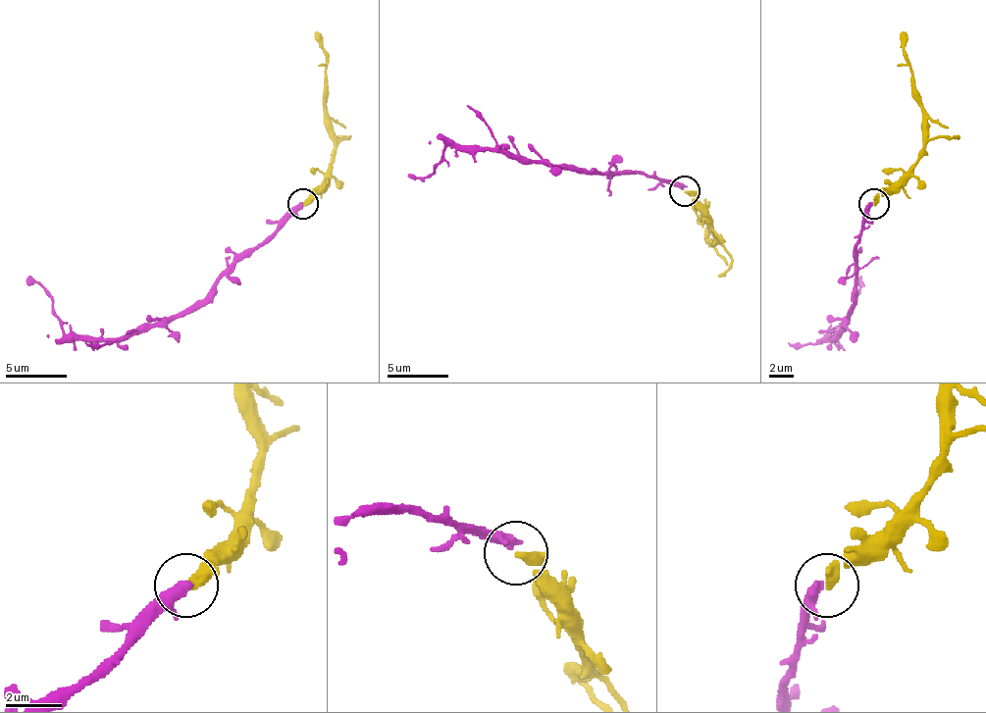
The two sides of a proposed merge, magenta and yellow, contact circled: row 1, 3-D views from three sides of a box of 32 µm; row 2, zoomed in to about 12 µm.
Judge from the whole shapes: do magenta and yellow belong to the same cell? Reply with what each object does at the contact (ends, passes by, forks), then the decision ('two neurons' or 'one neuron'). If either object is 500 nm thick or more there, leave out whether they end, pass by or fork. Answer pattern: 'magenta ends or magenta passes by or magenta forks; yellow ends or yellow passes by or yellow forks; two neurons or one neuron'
magenta passes by; yellow passes by; one neuron

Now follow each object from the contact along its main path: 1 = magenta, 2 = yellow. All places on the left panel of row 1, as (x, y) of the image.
1: (302, 204), (201, 299), (168, 317), (140, 324), (119, 338), (71, 338), (49, 296), (37, 283), (25, 280)
2: (302, 204), (323, 180), (333, 146), (326, 95), (326, 58), (314, 31)

